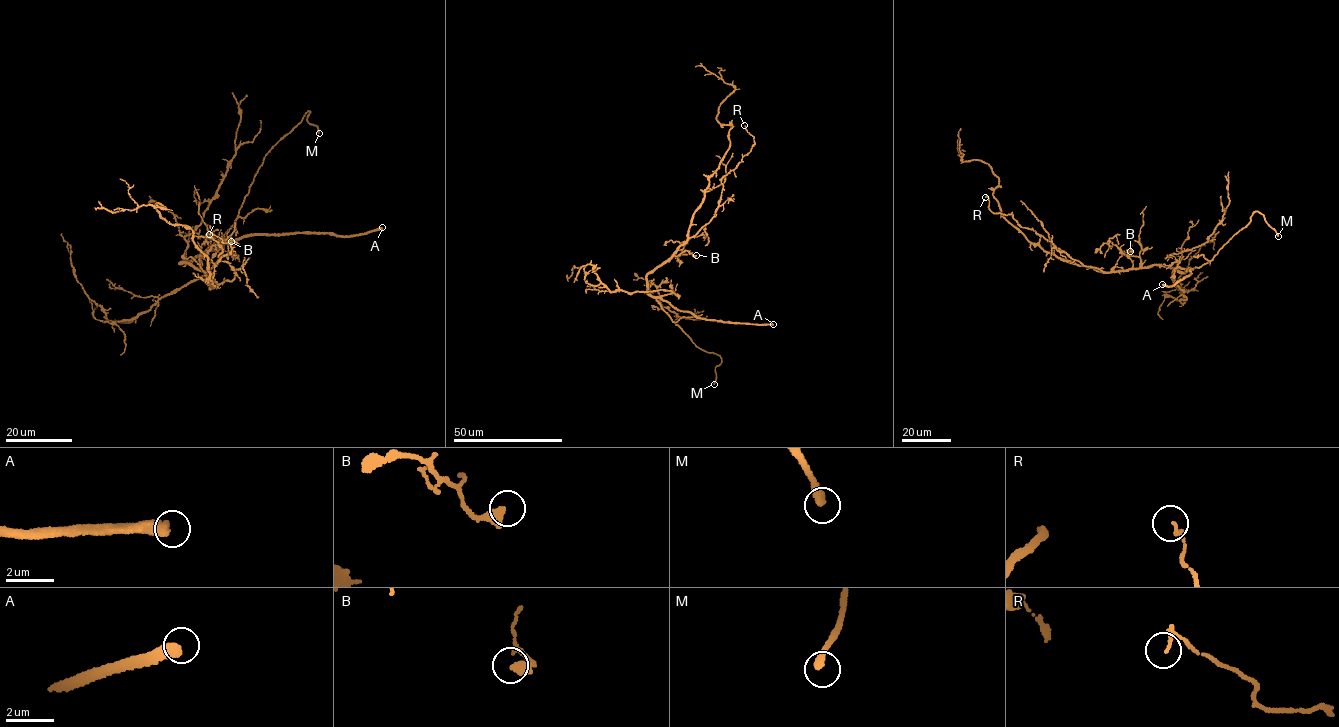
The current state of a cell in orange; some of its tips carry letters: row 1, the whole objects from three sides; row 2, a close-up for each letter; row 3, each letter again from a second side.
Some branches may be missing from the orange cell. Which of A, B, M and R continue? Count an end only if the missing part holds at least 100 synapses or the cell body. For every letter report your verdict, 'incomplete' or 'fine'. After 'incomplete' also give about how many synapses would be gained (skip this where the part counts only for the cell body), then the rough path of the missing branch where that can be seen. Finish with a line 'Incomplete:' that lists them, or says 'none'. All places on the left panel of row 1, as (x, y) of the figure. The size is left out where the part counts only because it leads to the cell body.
A: incomplete | 450 syn
B: fine
M: fine
R: fine
Incomplete: A

